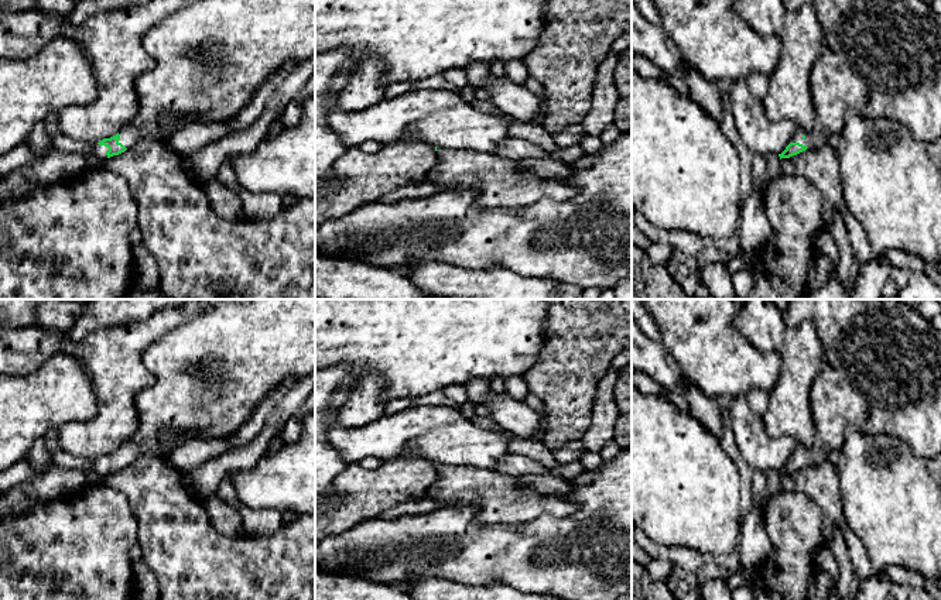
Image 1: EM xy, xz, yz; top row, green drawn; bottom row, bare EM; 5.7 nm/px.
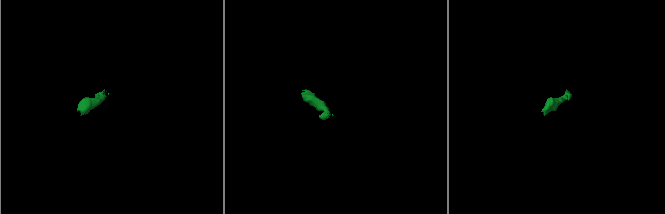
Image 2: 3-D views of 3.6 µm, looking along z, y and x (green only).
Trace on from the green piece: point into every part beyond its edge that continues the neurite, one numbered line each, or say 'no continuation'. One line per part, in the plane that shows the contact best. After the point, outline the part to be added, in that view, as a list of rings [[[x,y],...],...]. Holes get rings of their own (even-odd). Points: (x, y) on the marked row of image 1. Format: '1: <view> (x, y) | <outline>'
1: xy (211, 57) | [[[194,0],[182,6],[143,37],[154,68],[136,79],[138,112],[119,133],[129,148],[143,138],[157,138],[164,113],[198,119],[199,123],[226,123],[256,96],[260,86],[288,61],[300,66],[315,59],[315,0]]]
2: xy (101, 151) | [[[95,144],[95,145],[93,145],[93,150],[95,150],[95,157],[96,157],[100,162],[105,162],[105,161],[107,160],[107,155],[106,155],[106,152],[109,151],[107,147]]]

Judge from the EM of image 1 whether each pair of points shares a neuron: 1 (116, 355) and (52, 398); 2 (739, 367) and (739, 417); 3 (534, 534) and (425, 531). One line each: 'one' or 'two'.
1: two
2: two
3: one

